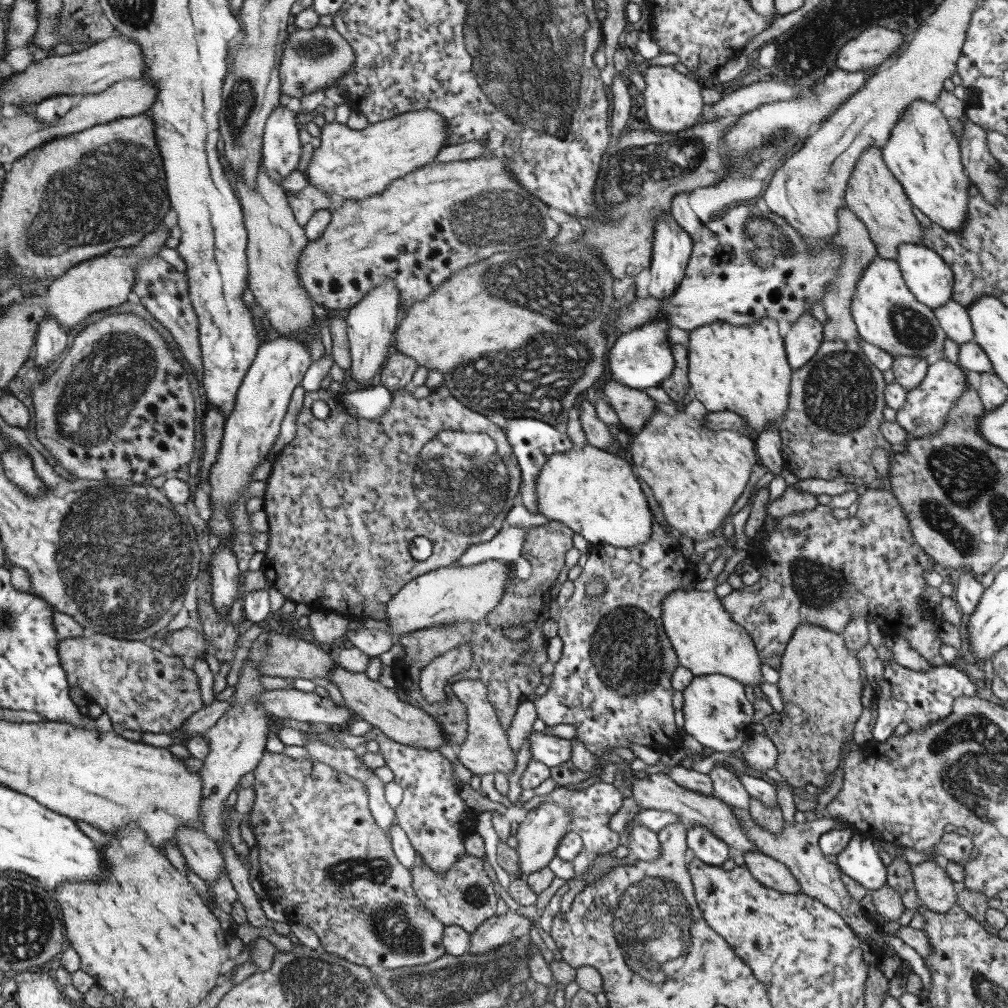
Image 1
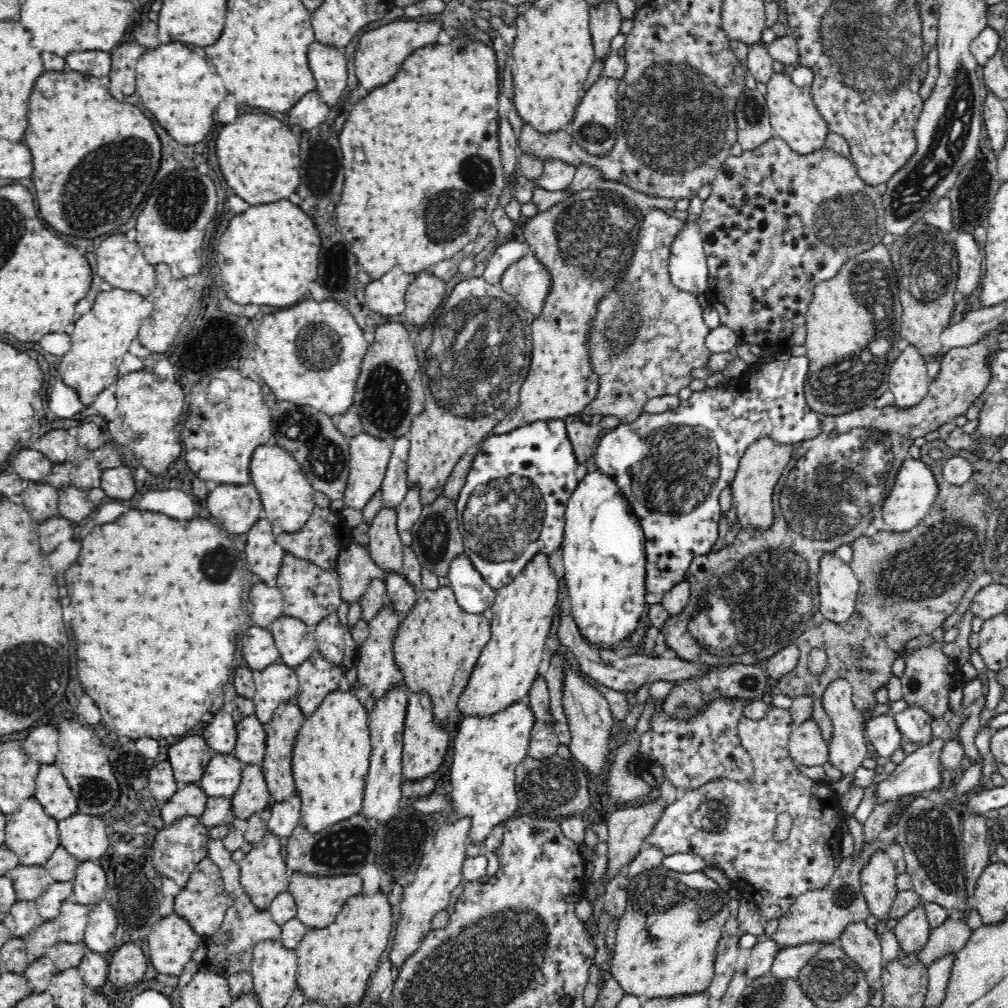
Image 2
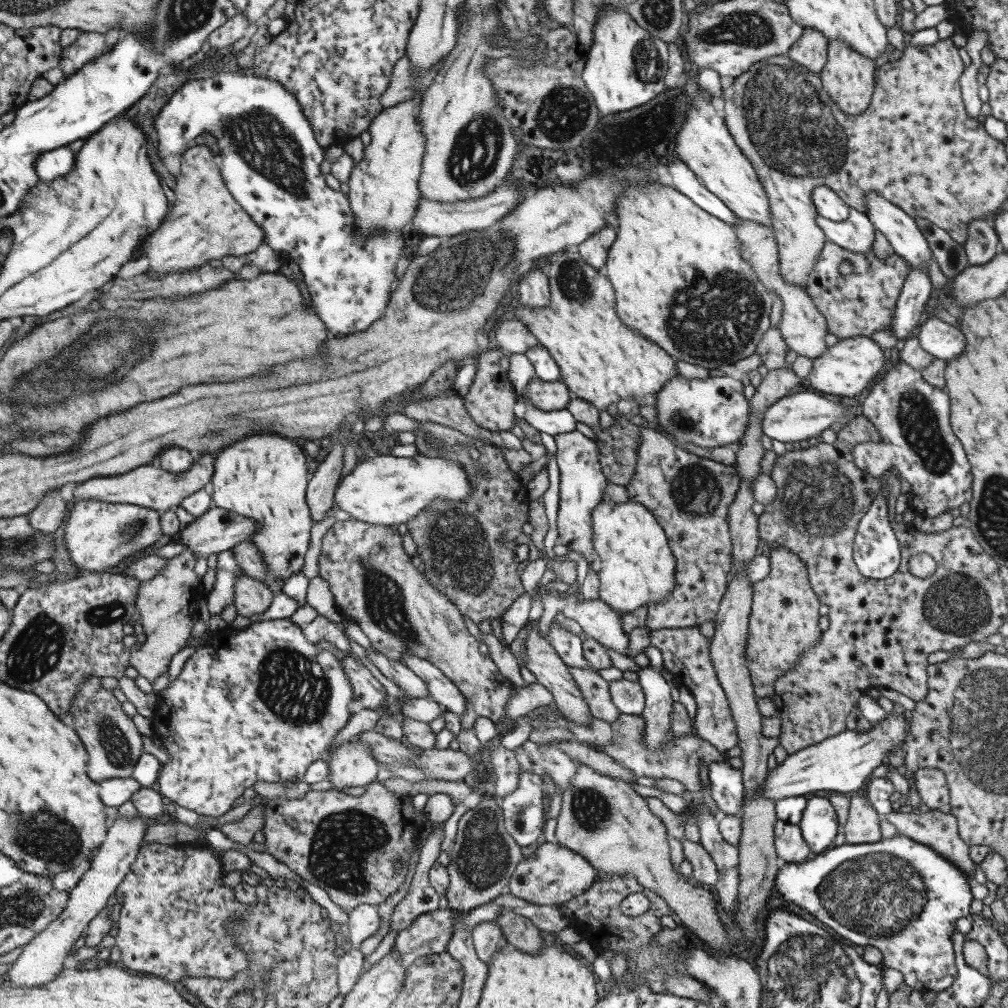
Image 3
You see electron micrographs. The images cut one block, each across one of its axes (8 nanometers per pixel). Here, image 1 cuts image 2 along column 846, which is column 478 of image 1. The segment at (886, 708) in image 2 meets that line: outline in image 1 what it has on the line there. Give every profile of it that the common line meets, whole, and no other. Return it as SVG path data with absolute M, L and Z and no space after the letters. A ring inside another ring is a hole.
M463 679L451 684L452 691L466 708L467 713L467 737L465 741L456 747L458 760L474 775L495 774L500 772L507 776L516 770L516 754L510 748L507 741L507 731L500 723L496 710L488 703L488 689L484 682L474 679Z

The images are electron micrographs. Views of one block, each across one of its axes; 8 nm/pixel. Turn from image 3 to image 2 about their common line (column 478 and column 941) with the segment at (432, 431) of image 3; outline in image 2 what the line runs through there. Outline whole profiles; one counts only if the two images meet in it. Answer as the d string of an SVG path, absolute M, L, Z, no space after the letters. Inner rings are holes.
M940 439L932 440L920 447L919 459L929 465L938 485L936 500L932 503L932 508L927 515L924 516L924 520L921 520L918 526L901 534L884 529L870 537L859 536L854 539L854 542L851 542L853 557L849 565L859 580L858 598L852 616L844 623L831 623L824 619L820 626L811 626L804 632L795 642L796 647L800 646L800 662L798 662L797 668L786 675L786 680L788 680L786 684L783 677L776 680L778 684L775 687L770 687L772 696L782 694L794 699L806 695L806 697L812 698L814 707L811 718L817 722L824 740L828 743L833 737L833 722L824 707L822 708L822 696L826 688L838 679L847 680L852 686L854 707L859 712L874 708L878 704L874 692L889 684L888 680L893 676L892 666L895 659L904 655L908 641L929 636L936 628L939 628L948 616L956 612L958 601L968 586L985 572L983 550L985 549L988 519L994 510L993 506L986 500L986 495L984 496L982 491L974 492L974 478L969 479L962 486L954 486L946 482L943 477L944 460L936 454L934 458L930 457L930 450L940 452L939 448ZM914 530L916 530L916 534L930 534L930 536L916 536ZM814 648L824 650L828 657L826 668L820 676L814 676L808 670L809 667L804 666L804 662L802 662L802 658L809 656ZM859 651L864 651L863 656L866 658L859 660L855 656ZM786 686L790 686L790 688L786 688Z

